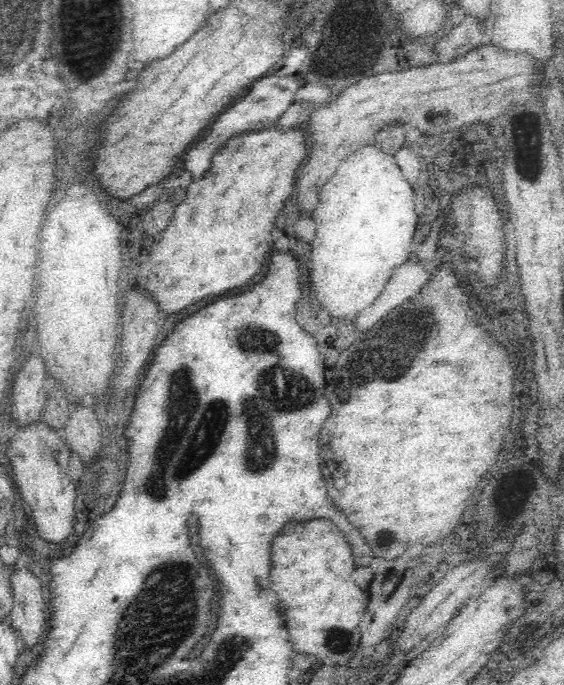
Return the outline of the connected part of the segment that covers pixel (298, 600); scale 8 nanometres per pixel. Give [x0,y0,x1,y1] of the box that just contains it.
[272,520,368,666]

